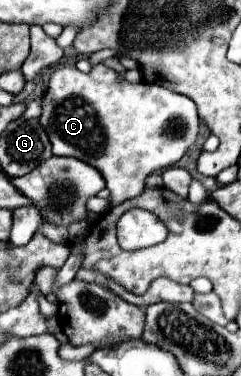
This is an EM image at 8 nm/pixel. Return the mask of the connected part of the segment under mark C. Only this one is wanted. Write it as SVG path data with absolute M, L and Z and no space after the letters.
M96 64L88 74L80 72L76 66L62 66L52 74L44 96L40 124L48 130L52 152L56 156L74 156L84 162L92 162L92 166L104 174L106 188L110 190L110 208L114 208L124 200L142 194L146 178L152 172L174 166L188 152L188 148L196 142L200 120L196 104L188 96L146 82L118 82L118 72L106 68L104 64Z

